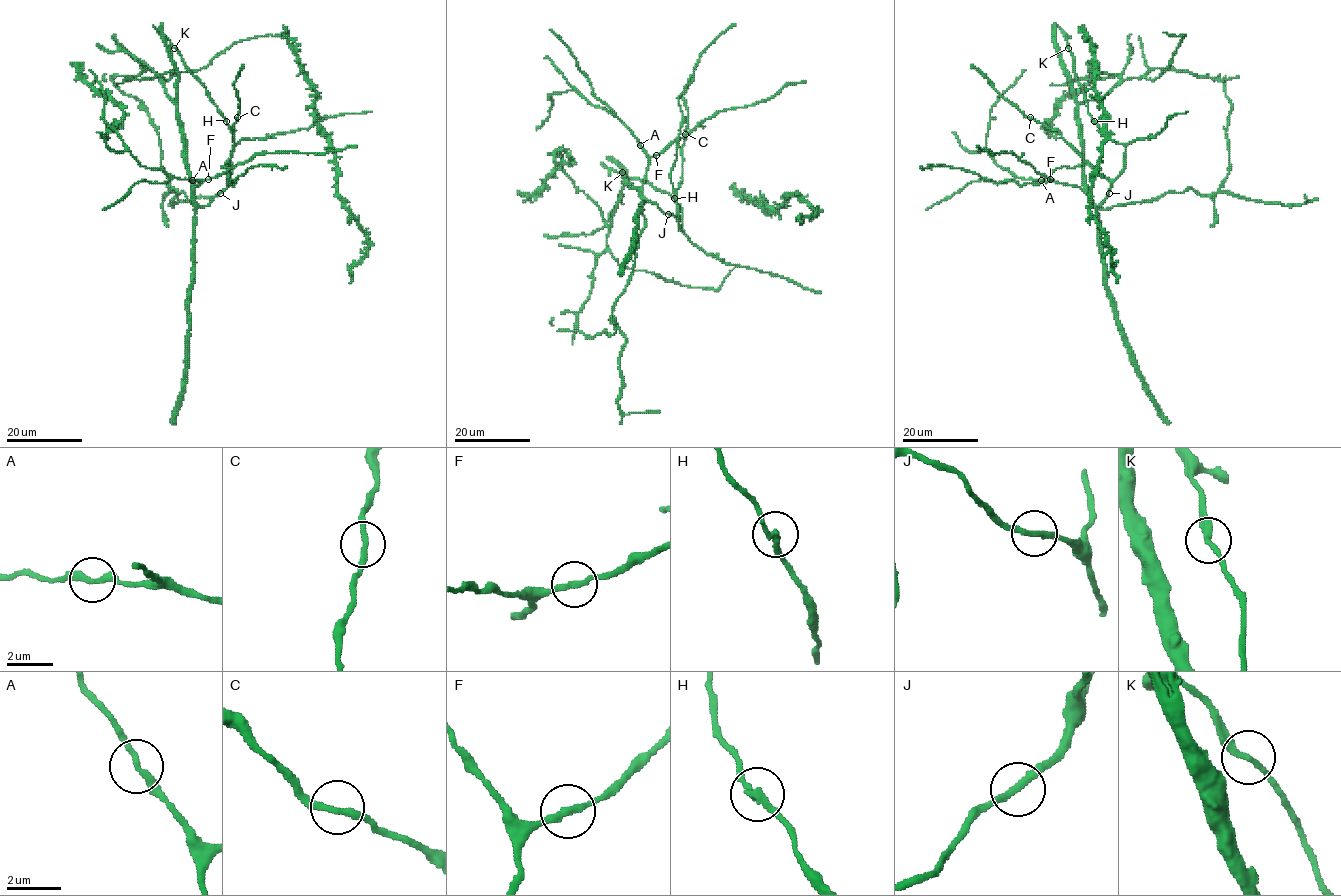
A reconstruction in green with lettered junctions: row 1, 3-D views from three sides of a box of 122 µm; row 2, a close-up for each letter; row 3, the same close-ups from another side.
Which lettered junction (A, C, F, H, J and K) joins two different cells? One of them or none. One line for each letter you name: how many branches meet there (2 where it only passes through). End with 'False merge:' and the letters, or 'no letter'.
False merge: no letter

